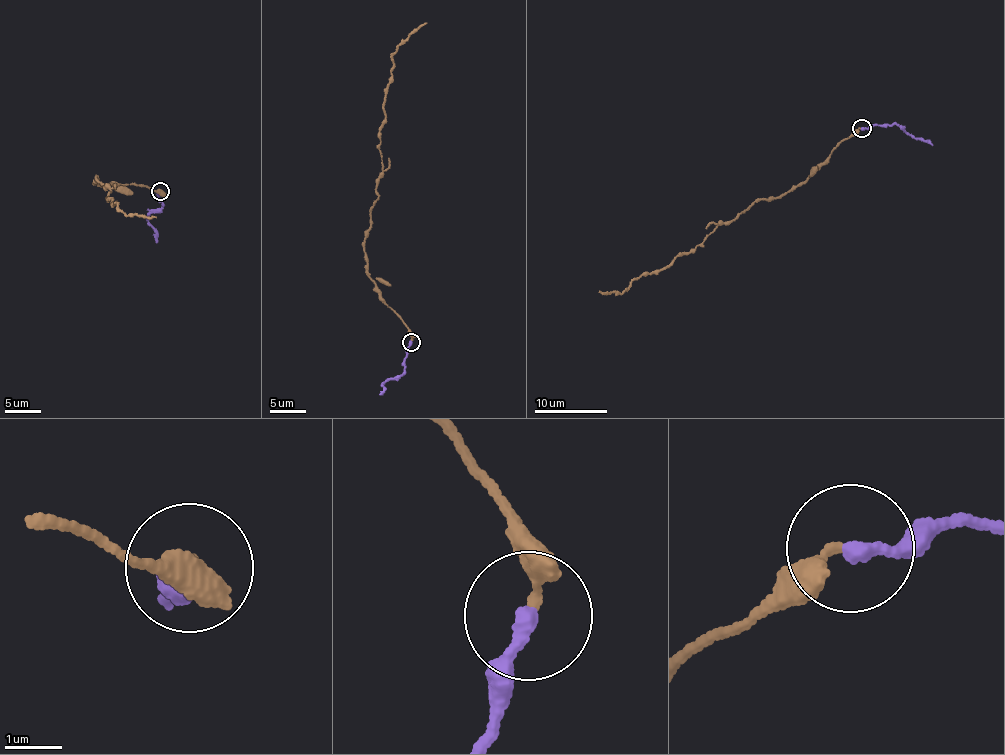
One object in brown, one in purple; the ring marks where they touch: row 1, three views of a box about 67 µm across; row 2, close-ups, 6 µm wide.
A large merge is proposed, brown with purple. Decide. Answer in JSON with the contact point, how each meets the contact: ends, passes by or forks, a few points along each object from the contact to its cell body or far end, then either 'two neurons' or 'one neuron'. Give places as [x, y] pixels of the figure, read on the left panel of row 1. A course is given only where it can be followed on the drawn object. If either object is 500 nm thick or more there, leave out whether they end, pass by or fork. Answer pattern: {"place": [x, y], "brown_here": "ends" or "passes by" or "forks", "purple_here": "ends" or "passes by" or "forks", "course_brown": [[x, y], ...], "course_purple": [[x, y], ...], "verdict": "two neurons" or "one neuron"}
{"place": [160, 191], "brown_here": "ends", "purple_here": "ends", "course_brown": [[160, 191], [130, 183], [94, 182], [95, 177], [110, 188], [107, 199], [127, 215], [156, 218]], "course_purple": [[160, 191], [163, 205], [152, 210], [148, 218], [156, 230], [155, 243]], "verdict": "two neurons"}

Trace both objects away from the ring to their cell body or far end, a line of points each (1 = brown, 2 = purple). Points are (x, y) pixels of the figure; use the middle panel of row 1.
1: (410, 342), (411, 332), (369, 276), (364, 245), (383, 170), (379, 132), (391, 59), (426, 23)
2: (410, 342), (404, 370), (384, 383), (385, 389), (379, 393)

